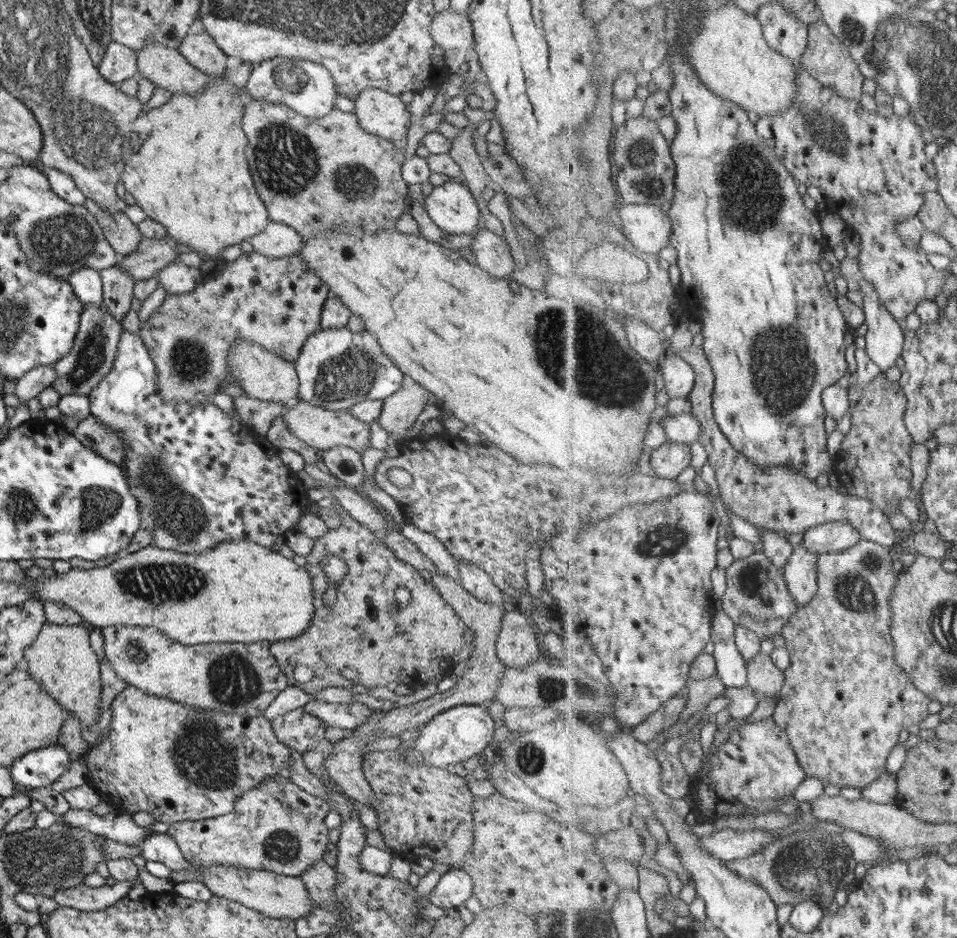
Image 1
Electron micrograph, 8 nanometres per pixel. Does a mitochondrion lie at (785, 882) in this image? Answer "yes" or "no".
yes

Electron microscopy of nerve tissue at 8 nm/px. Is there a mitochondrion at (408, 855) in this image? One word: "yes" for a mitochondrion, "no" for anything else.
no

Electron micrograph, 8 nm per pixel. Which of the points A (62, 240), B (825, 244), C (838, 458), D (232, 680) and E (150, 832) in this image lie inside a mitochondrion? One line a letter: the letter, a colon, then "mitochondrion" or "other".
A: mitochondrion
B: other
C: other
D: mitochondrion
E: other

